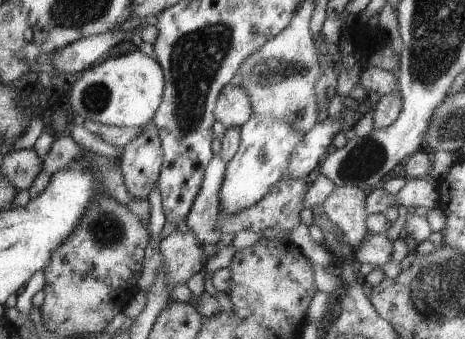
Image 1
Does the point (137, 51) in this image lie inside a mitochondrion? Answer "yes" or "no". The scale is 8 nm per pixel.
no

